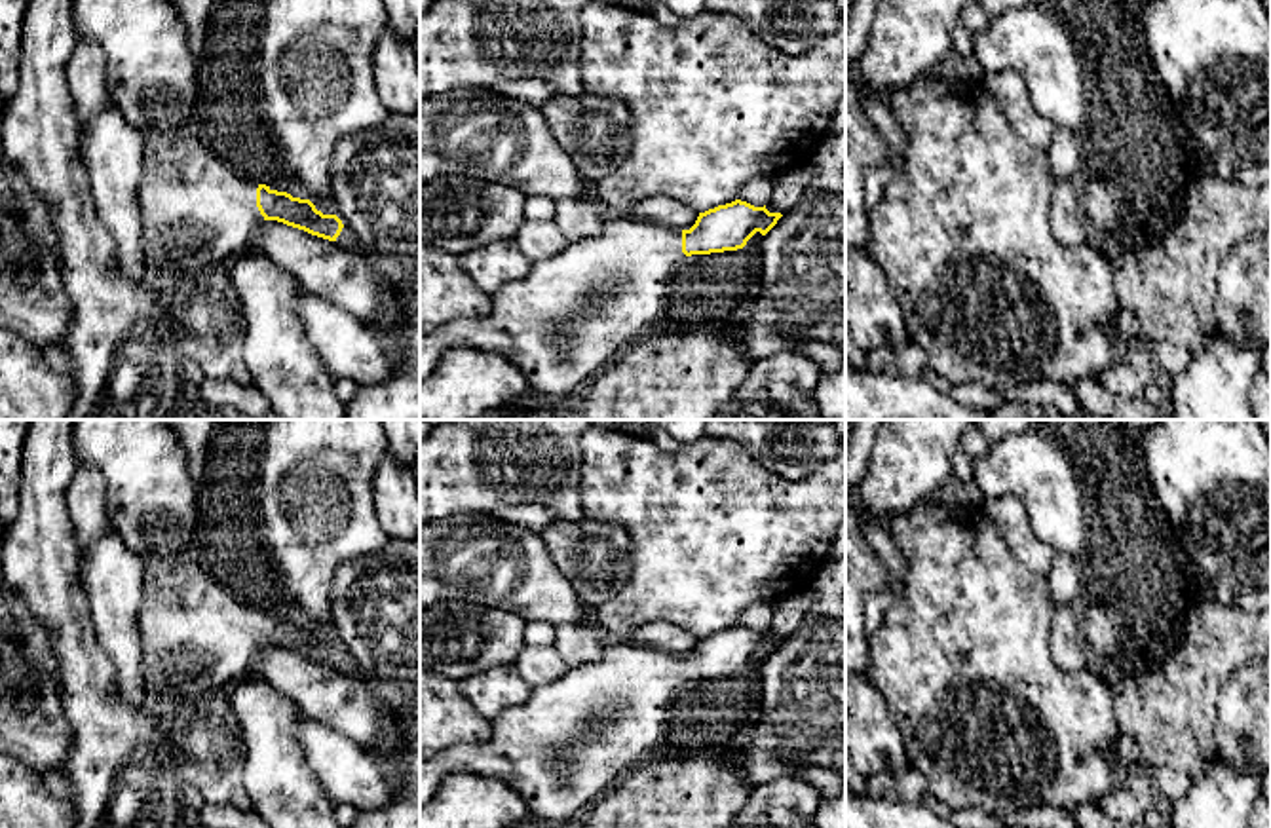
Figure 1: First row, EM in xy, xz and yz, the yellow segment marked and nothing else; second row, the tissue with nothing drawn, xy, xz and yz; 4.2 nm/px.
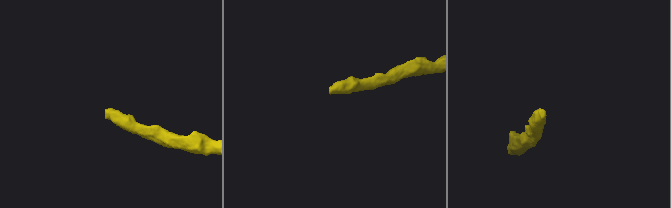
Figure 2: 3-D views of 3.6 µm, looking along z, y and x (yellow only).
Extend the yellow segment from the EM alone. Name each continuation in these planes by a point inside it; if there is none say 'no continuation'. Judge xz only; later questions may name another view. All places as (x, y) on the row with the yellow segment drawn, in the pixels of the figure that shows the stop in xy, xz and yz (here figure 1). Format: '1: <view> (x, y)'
1: xz (572, 314)

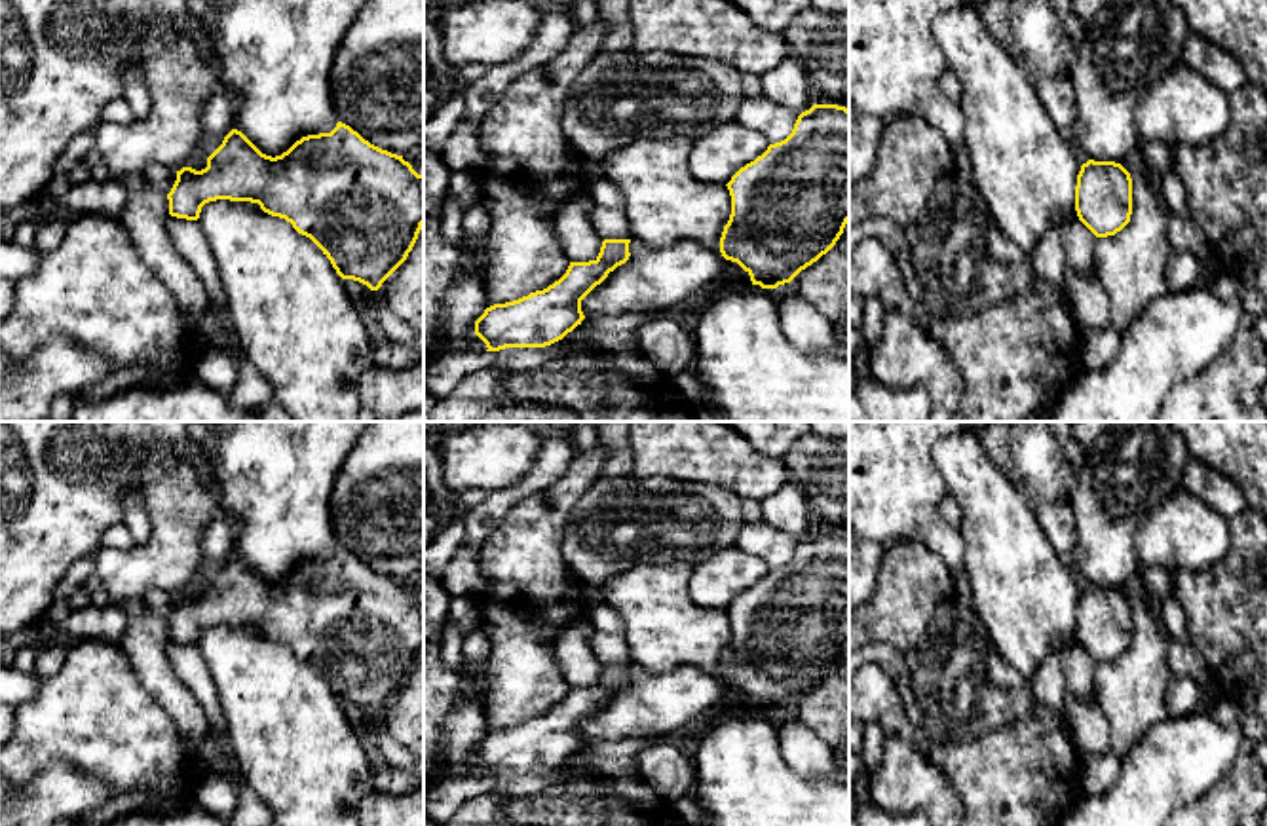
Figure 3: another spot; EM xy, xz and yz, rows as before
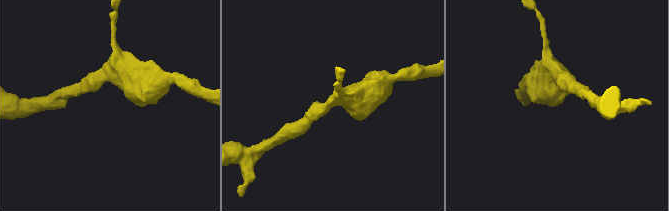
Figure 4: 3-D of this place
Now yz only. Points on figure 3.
no continuation

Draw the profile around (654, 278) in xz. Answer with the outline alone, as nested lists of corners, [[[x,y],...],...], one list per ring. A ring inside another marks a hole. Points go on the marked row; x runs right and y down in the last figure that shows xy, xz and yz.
[[[631,239],[629,260],[617,266],[583,300],[585,317],[661,311],[688,306],[726,268],[722,253],[693,241],[648,247]]]

